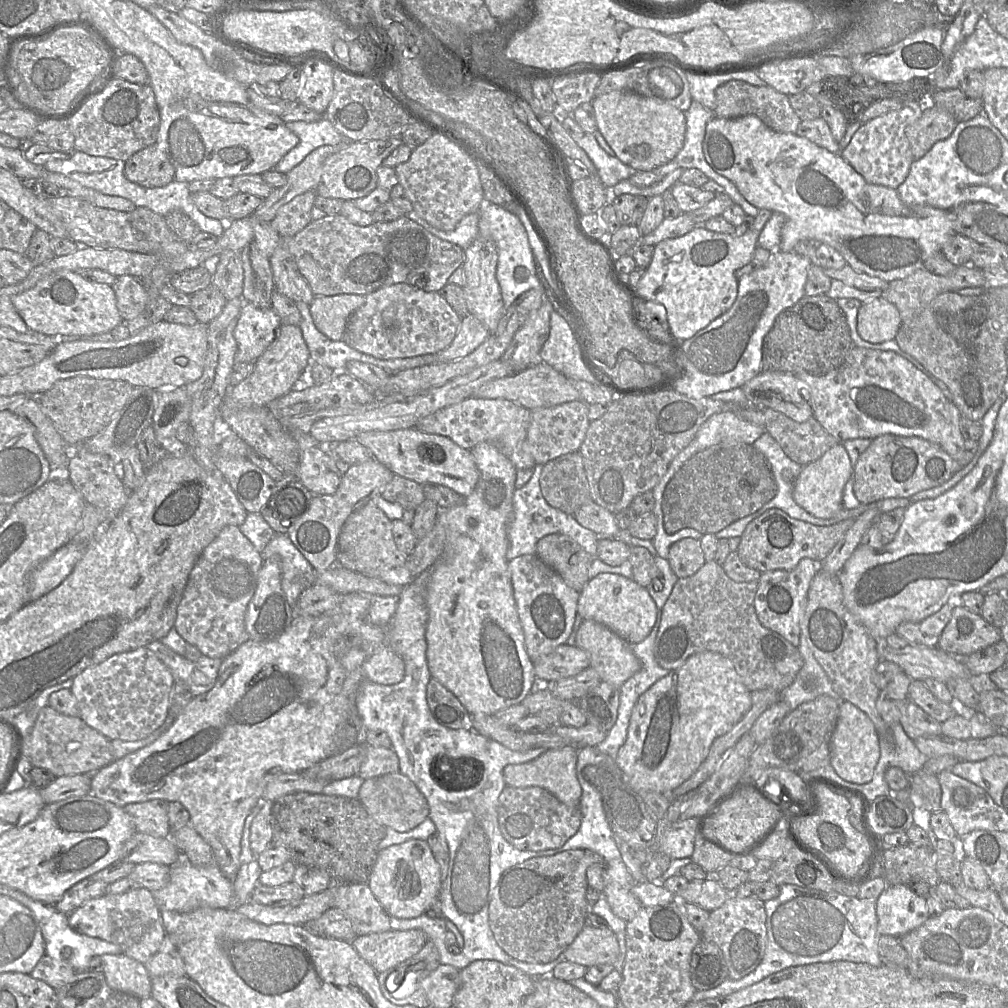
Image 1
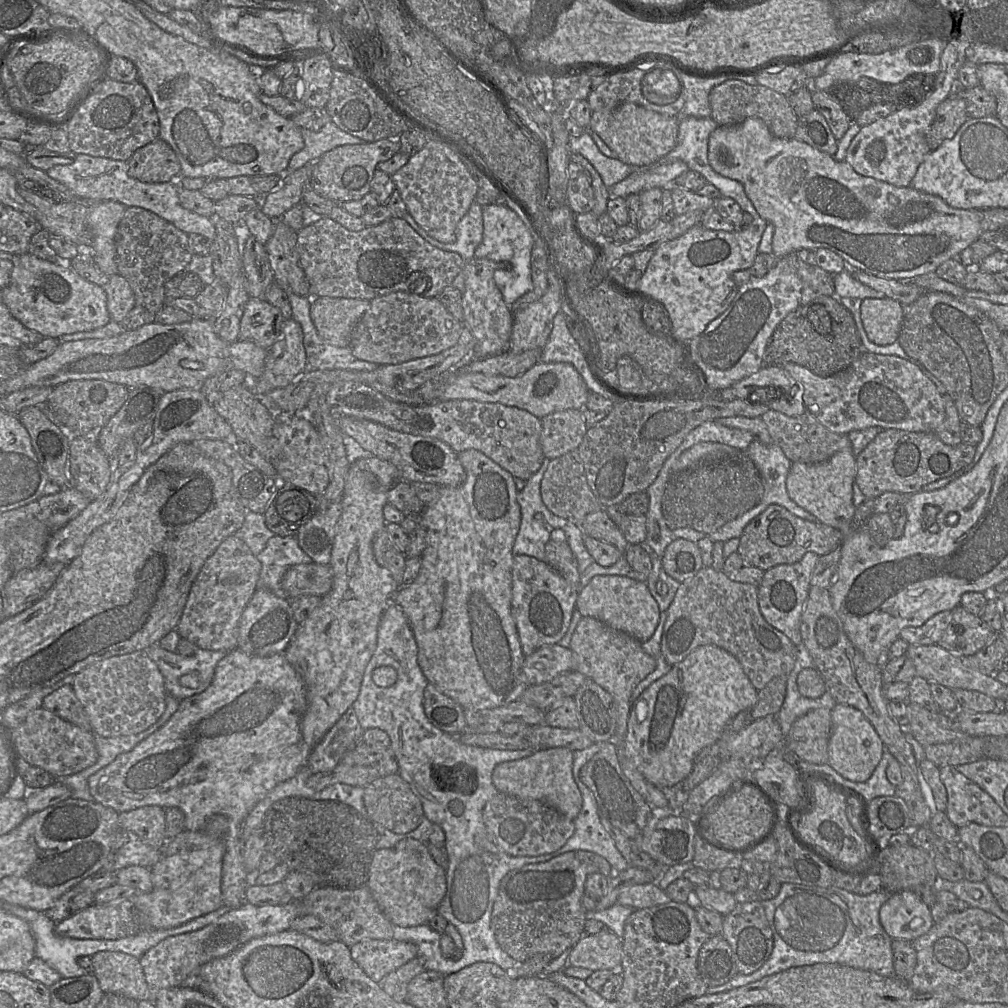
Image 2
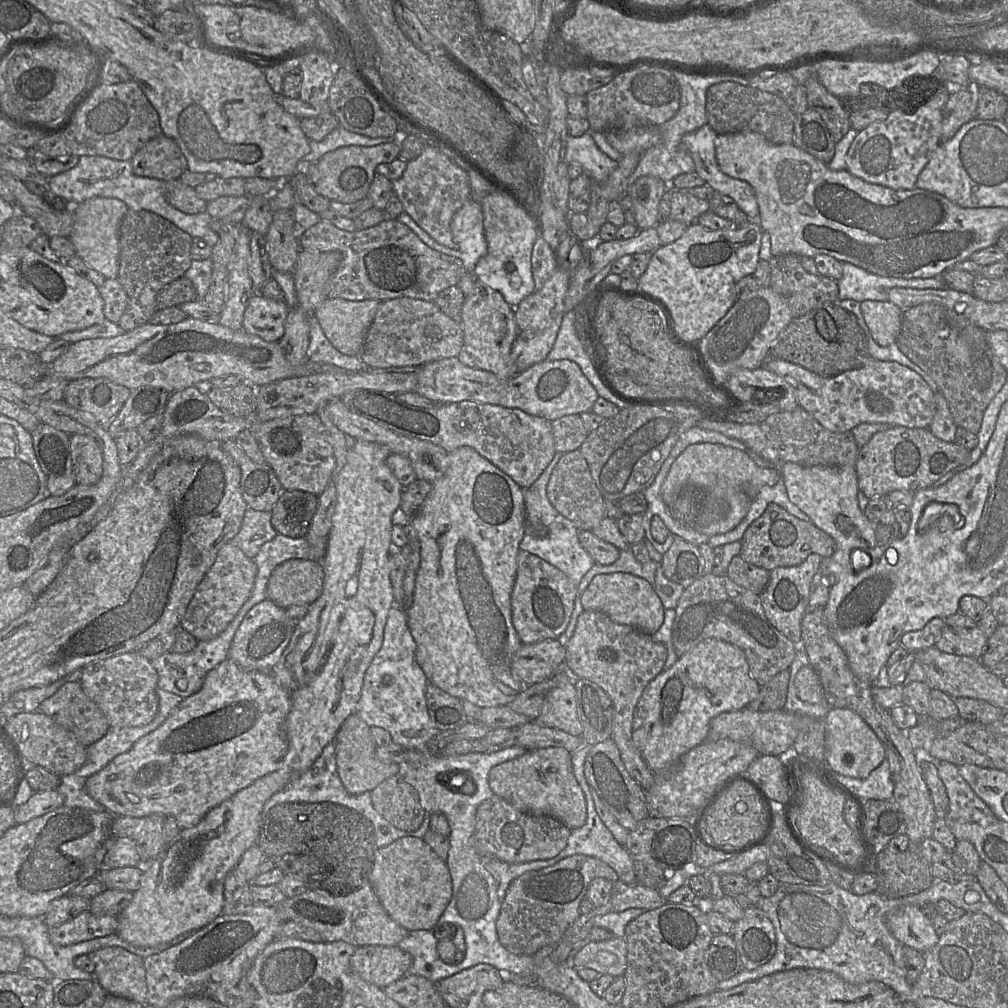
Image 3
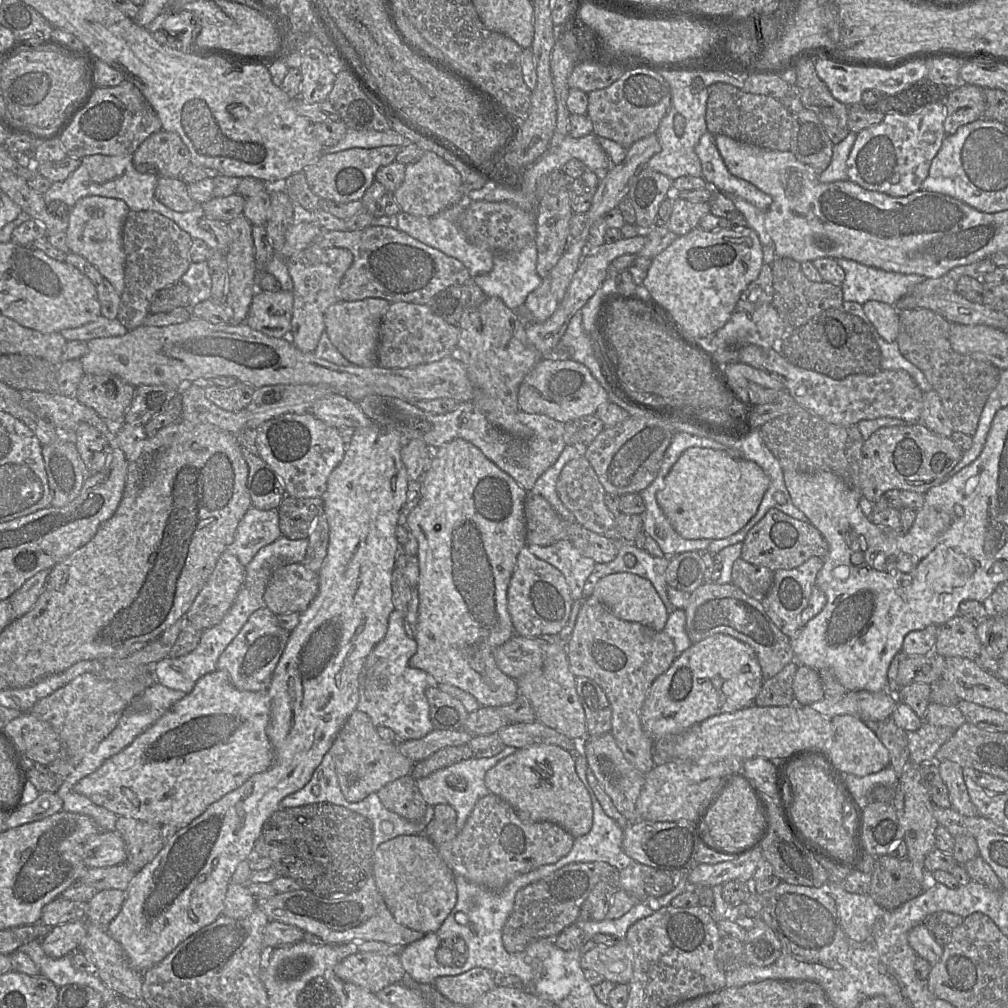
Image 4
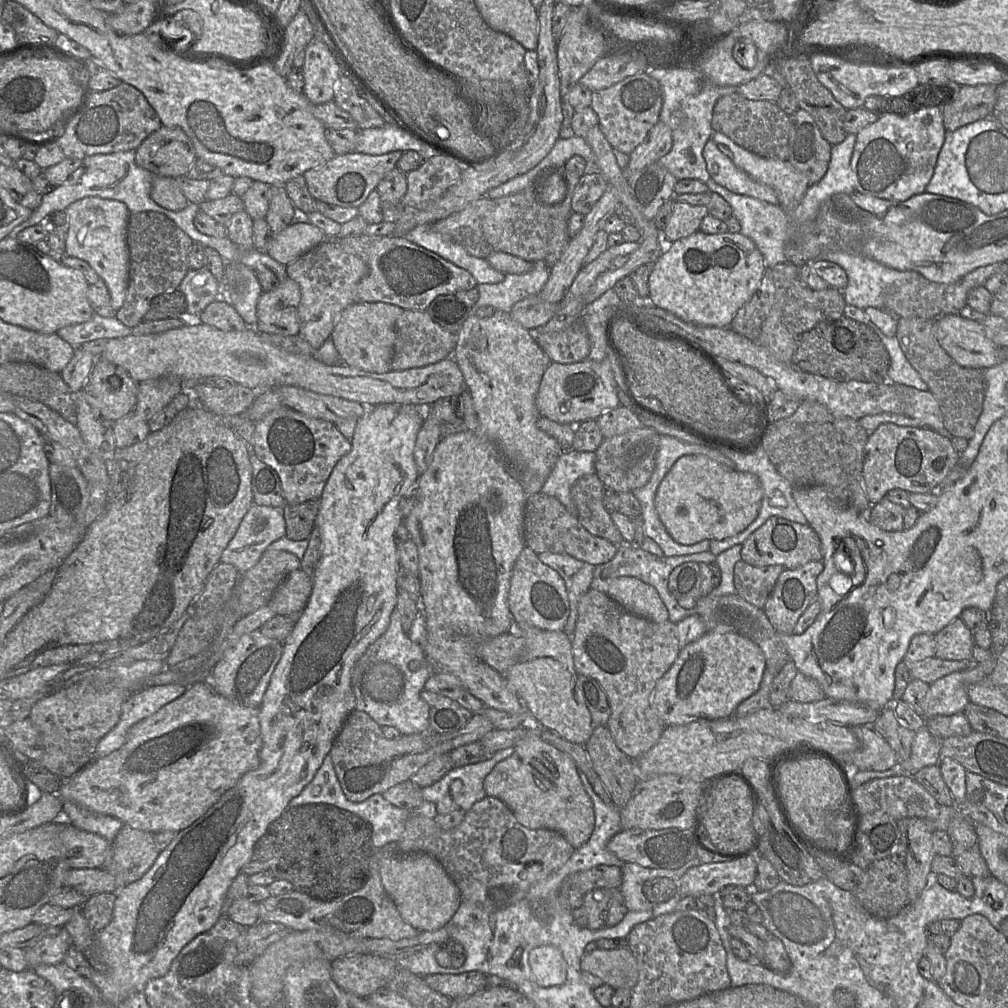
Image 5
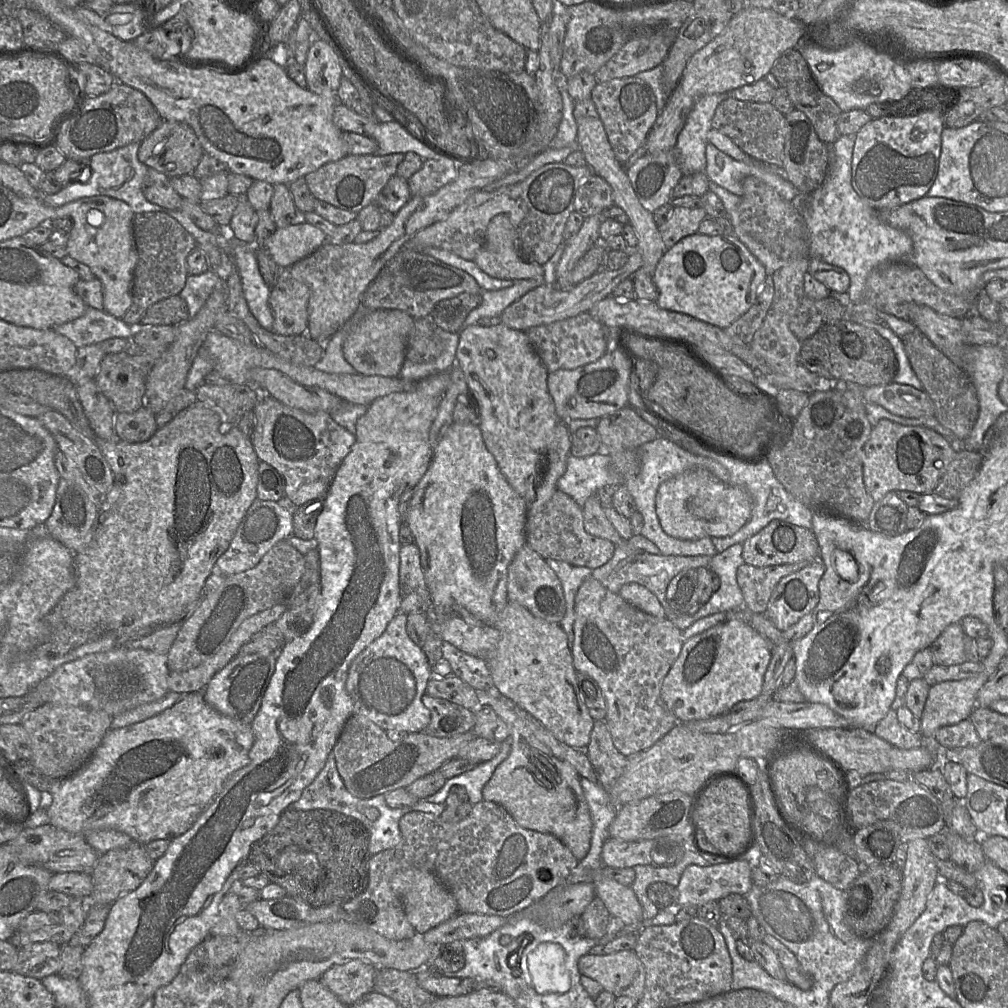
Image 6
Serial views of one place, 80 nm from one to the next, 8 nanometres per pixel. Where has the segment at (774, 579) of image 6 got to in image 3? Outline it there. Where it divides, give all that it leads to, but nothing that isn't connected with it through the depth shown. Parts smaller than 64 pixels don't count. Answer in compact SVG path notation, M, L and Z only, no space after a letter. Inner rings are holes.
M734 556L728 566L726 575L736 584L760 595L769 581L768 570L747 563L740 556Z

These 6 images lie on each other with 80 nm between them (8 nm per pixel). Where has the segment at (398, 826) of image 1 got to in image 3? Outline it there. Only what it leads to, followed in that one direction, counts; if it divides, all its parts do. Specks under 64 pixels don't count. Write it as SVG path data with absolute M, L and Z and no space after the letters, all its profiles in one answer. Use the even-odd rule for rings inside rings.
M401 773L385 779L370 793L375 810L395 828L404 831L415 831L422 824L426 812L420 803L418 793L405 781Z

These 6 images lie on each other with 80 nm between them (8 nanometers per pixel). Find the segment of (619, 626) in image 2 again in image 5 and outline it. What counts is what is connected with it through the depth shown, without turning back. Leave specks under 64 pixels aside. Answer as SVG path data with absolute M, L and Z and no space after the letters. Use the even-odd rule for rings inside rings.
M619 576L612 580L607 595L624 609L656 623L668 620L668 610L656 589L631 576Z

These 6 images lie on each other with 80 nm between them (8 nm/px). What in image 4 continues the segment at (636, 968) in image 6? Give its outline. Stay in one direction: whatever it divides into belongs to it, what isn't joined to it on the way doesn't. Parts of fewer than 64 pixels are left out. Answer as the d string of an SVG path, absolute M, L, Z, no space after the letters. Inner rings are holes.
M619 940L613 946L595 945L581 955L580 966L582 969L594 970L614 984L628 984L633 976L633 952L625 940Z

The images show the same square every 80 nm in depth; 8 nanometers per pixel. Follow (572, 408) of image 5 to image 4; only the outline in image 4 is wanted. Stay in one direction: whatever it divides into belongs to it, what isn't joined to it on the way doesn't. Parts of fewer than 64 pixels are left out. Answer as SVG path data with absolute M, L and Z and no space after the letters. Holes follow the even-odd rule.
M543 358L526 375L518 391L518 405L521 411L546 415L562 423L579 421L584 416L595 415L597 408L607 402L607 391L586 366L573 360Z

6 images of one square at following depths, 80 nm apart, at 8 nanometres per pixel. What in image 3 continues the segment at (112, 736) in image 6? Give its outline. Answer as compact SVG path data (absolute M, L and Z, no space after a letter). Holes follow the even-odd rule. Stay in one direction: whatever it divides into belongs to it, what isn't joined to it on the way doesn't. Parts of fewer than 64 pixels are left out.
M226 658L206 675L202 688L197 693L183 699L157 729L140 738L129 751L118 755L102 770L90 776L86 781L86 791L113 816L140 818L160 814L164 817L173 816L176 818L181 829L192 828L213 808L219 806L240 790L250 786L257 779L285 766L288 740L284 725L290 708L291 698L289 692L275 681L271 672L247 671L232 659Z

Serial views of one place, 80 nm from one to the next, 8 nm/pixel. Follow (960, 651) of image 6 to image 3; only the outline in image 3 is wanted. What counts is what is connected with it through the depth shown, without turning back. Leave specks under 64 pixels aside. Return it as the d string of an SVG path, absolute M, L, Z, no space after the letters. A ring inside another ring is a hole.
M958 611L945 619L935 647L945 653L980 659L987 641L978 623Z

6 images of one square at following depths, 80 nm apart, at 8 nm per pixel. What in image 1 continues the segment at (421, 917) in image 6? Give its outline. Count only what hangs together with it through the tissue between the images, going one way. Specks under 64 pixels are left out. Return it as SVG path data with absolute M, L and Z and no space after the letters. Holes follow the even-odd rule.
M408 840L379 851L368 886L390 917L416 918L438 900L442 887L440 867L427 841Z

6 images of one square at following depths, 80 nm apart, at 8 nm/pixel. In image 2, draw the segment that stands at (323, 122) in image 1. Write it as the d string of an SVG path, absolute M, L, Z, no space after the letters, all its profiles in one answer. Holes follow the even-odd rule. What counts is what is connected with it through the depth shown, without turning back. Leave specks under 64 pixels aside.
M333 121L328 122L316 132L305 128L300 129L305 145L302 150L291 157L286 173L291 173L307 164L312 164L326 152L336 147L364 143L360 138L342 131Z

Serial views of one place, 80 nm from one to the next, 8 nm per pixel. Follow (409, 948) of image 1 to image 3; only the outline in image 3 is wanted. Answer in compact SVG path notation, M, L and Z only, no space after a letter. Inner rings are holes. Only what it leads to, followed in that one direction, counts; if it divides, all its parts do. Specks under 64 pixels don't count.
M360 946L350 958L358 976L382 989L406 976L411 964L412 956L398 946Z

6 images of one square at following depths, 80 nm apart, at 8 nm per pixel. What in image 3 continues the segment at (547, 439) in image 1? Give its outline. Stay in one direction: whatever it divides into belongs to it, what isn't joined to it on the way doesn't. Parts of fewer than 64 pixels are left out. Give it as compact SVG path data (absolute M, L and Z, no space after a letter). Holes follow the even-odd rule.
M567 415L553 420L552 431L554 447L558 453L579 450L589 433L584 427L580 415Z

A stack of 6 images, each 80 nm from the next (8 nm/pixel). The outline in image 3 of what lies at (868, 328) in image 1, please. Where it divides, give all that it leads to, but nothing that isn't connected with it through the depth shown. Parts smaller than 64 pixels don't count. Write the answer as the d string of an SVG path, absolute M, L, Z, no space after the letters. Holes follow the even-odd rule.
M865 300L860 307L871 336L878 345L885 347L897 343L903 310L889 300Z

